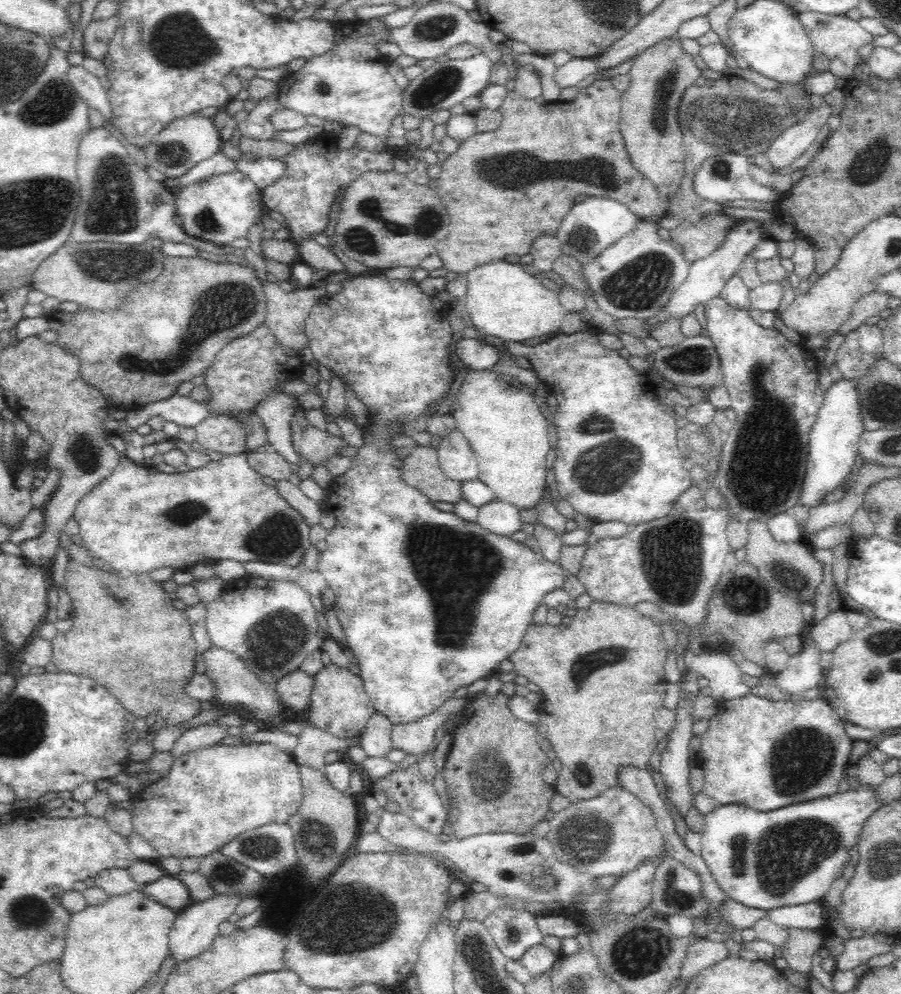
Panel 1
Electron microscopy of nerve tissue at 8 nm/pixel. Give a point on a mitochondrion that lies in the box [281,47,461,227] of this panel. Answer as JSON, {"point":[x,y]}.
{"point":[323,85]}

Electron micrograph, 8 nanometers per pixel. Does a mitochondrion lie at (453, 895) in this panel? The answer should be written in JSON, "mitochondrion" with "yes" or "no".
{"mitochondrion":"no"}

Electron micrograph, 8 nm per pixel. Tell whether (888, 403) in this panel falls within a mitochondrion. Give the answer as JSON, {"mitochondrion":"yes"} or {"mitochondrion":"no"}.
{"mitochondrion":"yes"}

